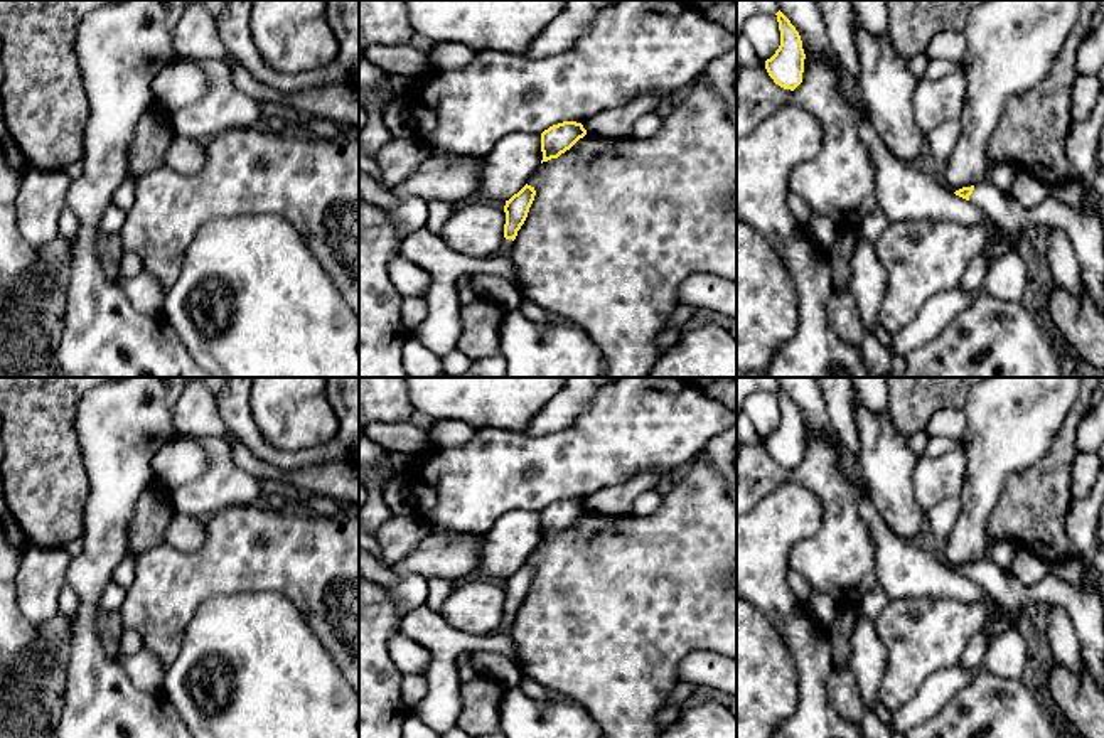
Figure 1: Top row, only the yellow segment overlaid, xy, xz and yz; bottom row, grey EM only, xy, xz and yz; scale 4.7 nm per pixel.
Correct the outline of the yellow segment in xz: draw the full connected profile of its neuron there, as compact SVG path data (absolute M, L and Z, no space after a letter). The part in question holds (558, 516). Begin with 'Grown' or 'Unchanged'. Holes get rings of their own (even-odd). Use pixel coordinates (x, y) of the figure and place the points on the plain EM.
Unchanged. M563 499L549 504L541 511L541 529L543 529L541 541L551 536L558 536L585 512L587 507L583 505L581 500L576 499Z

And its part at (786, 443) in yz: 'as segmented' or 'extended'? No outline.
as segmented

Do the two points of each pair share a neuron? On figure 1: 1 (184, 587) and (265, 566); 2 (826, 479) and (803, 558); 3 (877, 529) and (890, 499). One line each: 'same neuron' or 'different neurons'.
1: same neuron
2: same neuron
3: different neurons

